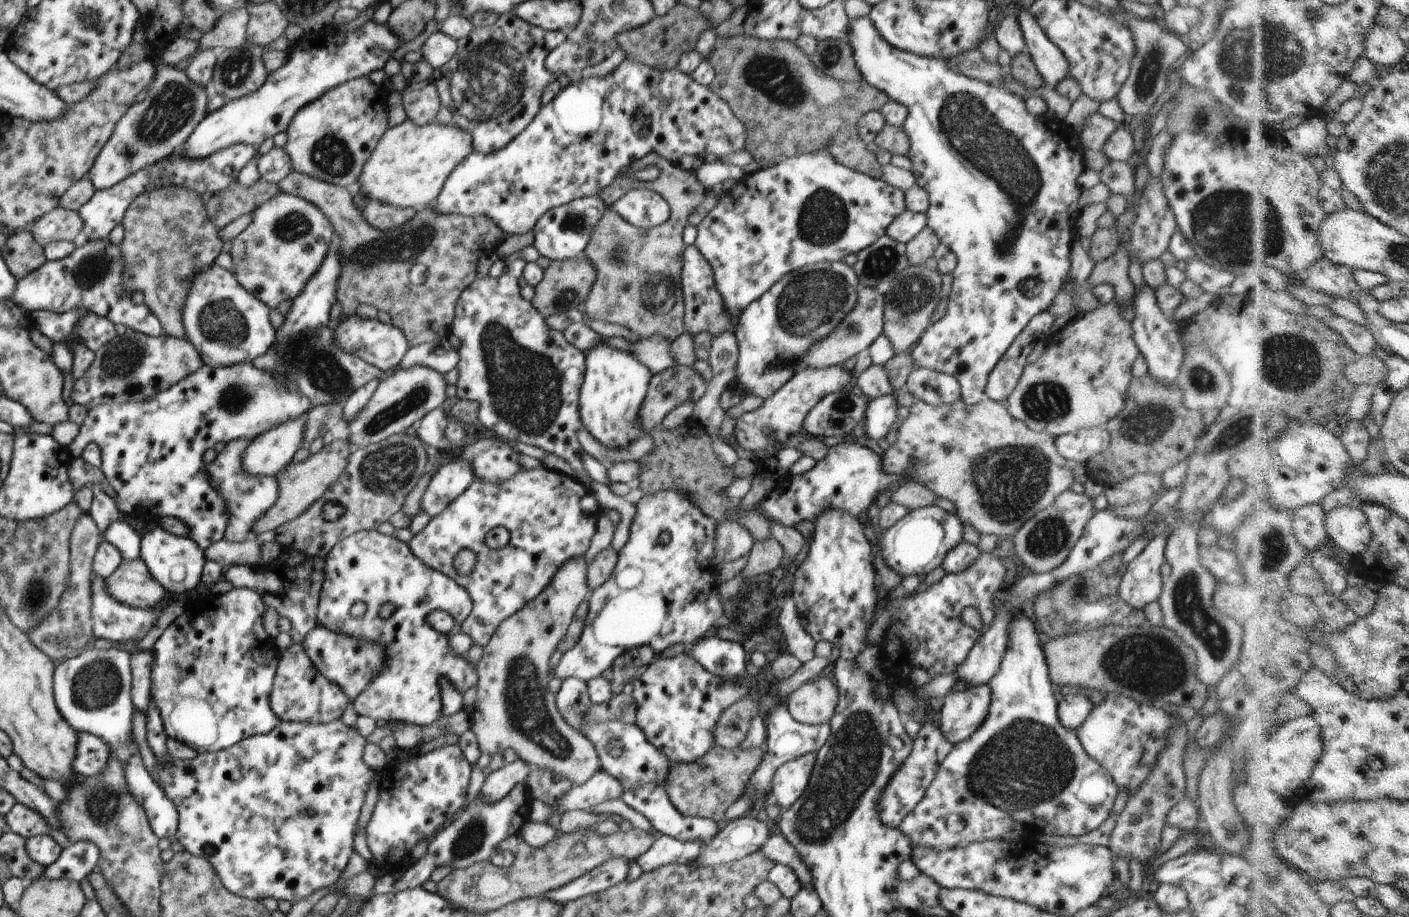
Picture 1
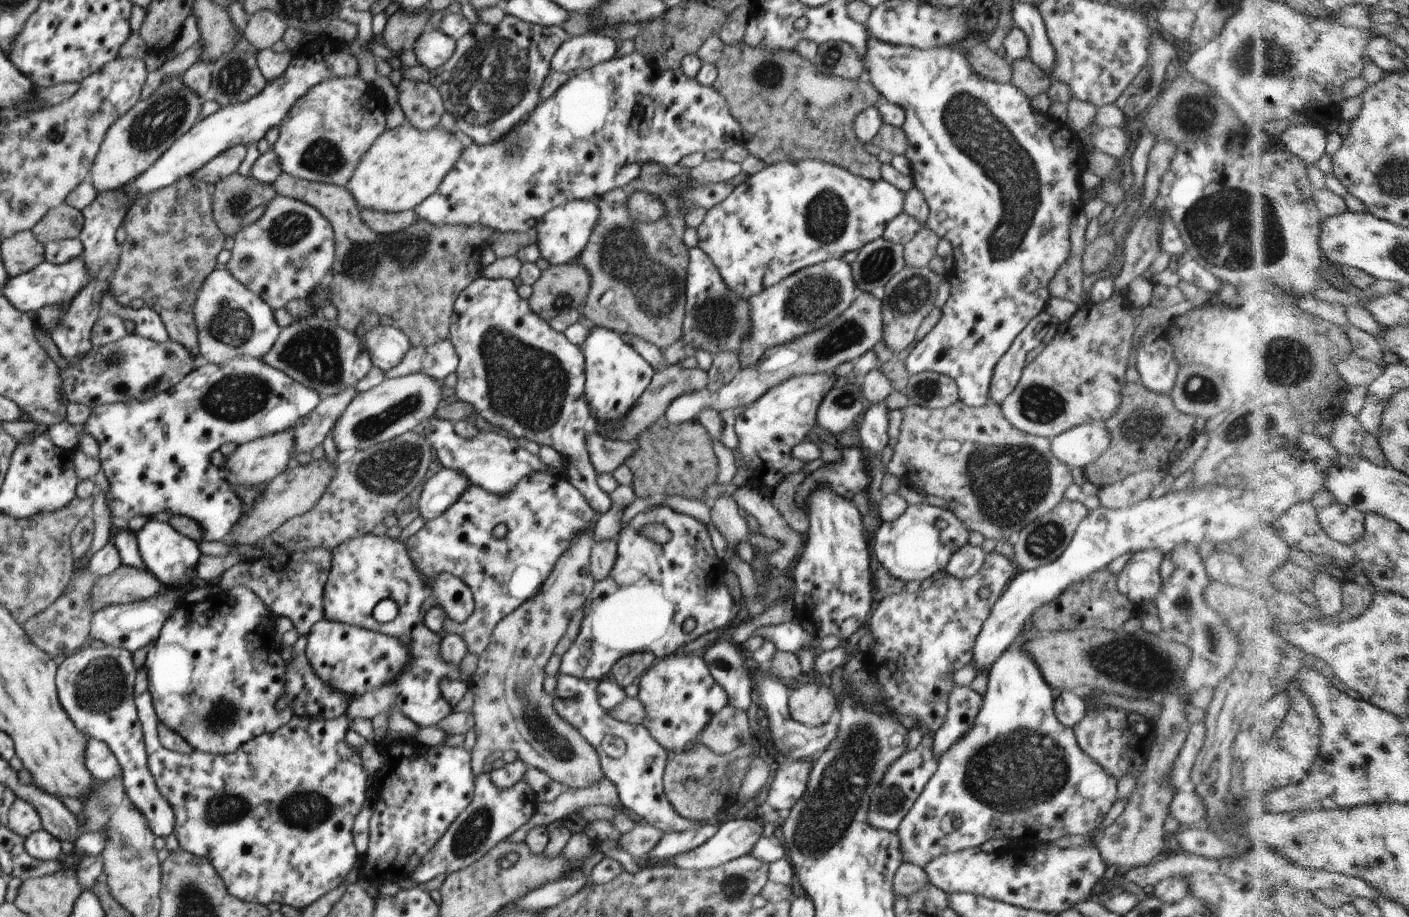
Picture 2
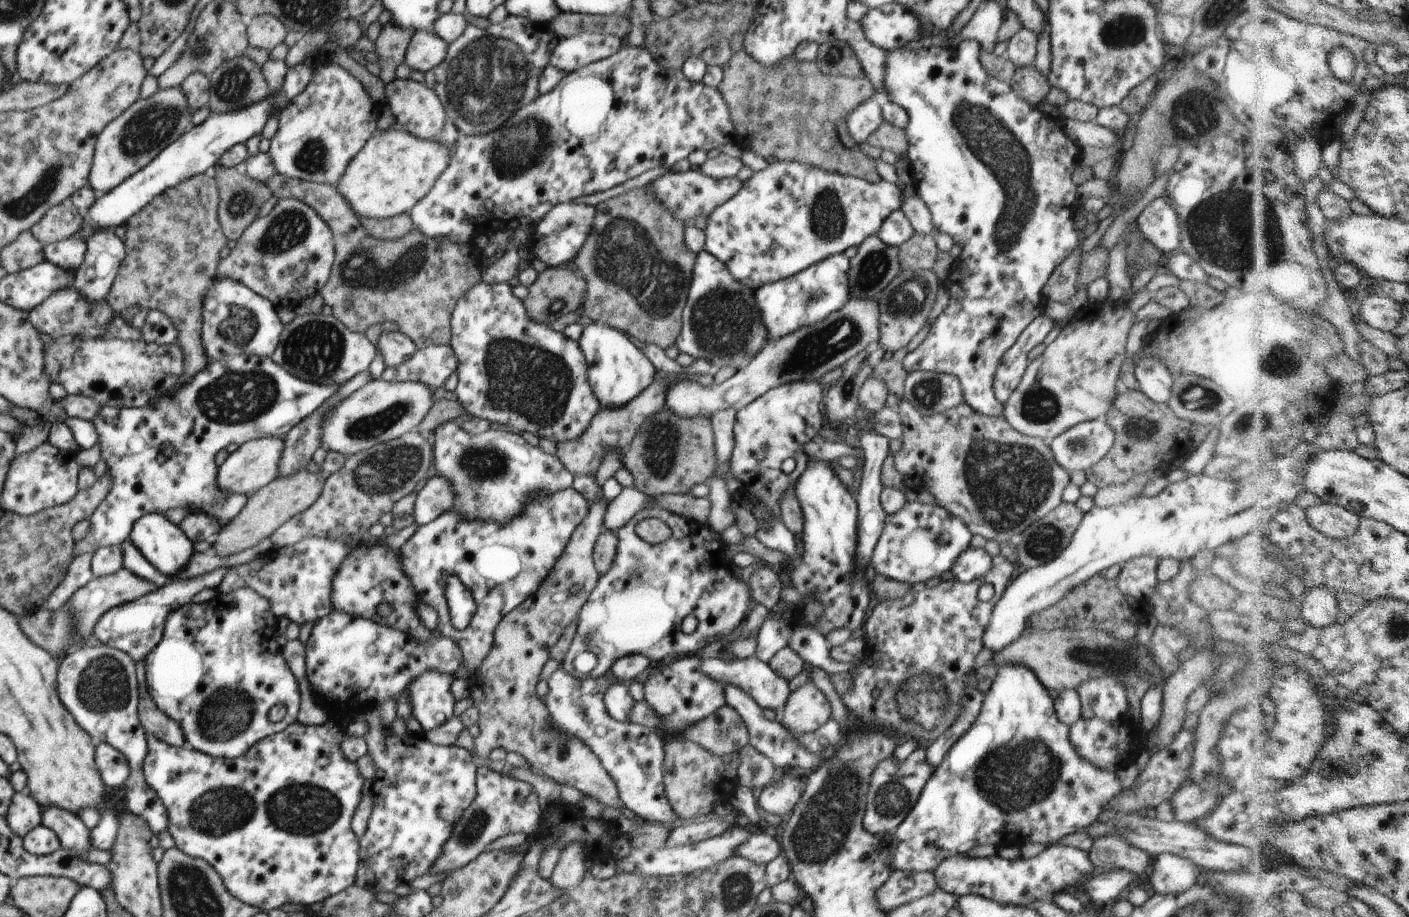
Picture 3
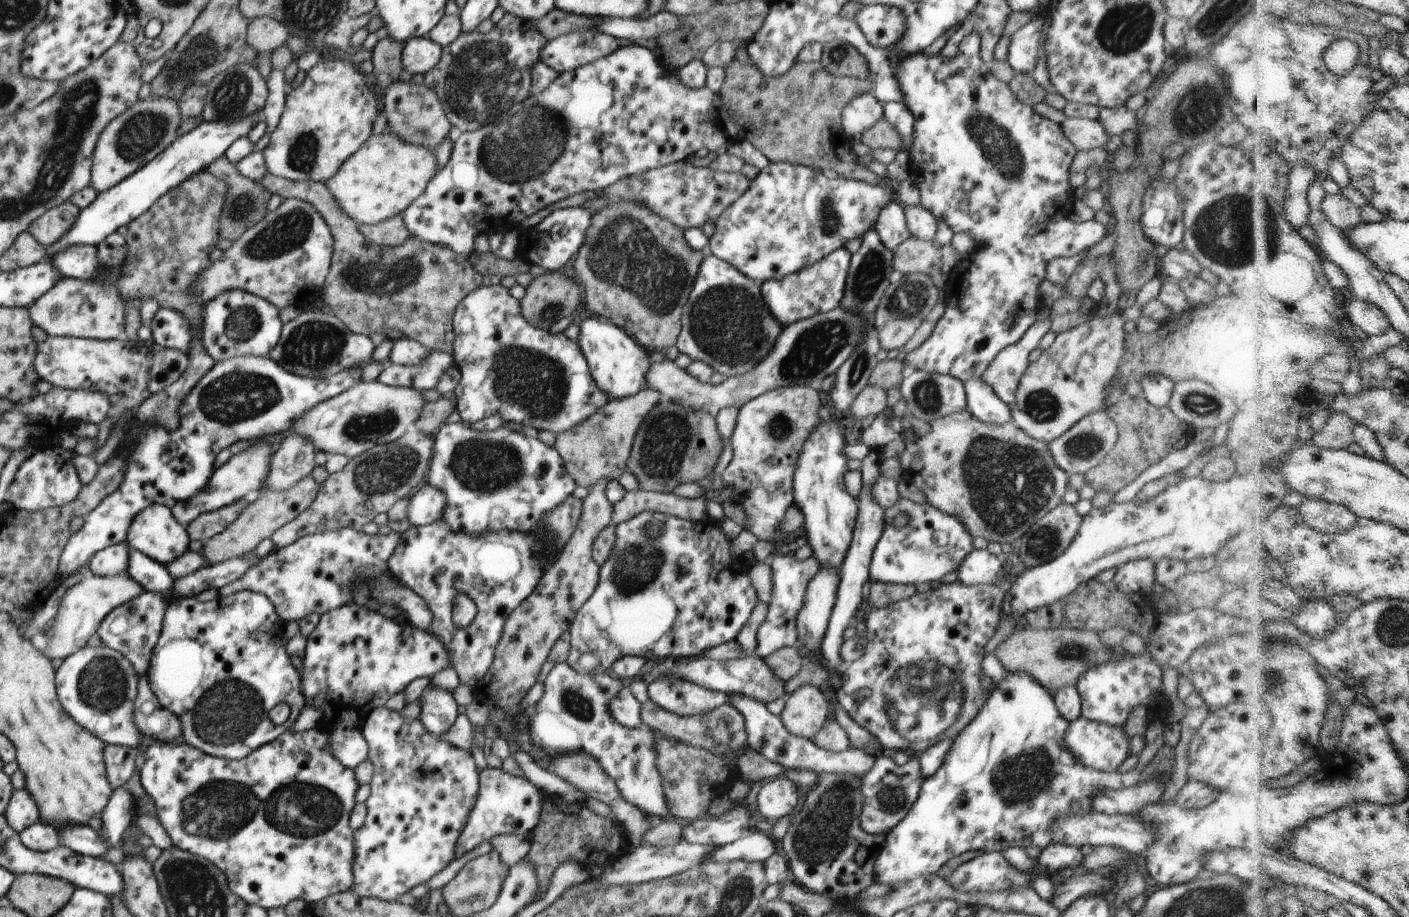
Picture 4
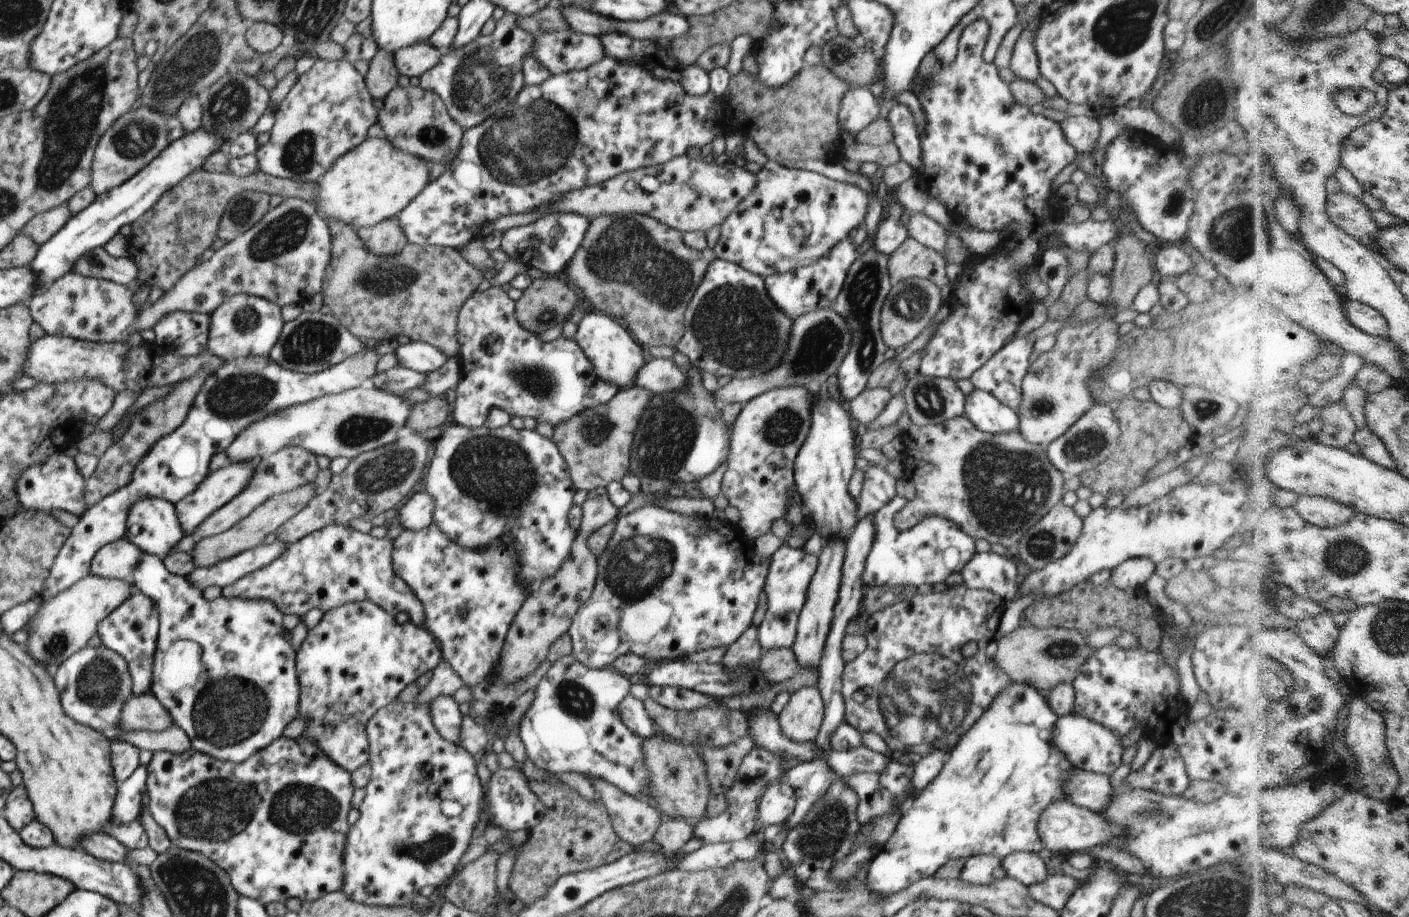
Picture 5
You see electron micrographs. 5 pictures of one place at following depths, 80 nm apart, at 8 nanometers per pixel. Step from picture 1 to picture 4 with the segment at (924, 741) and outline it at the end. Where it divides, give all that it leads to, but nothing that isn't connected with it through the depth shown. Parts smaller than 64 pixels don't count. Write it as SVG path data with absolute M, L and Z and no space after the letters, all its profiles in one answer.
M882 752L876 754L875 765L862 778L864 804L860 817L861 827L867 833L880 835L891 831L912 808L925 776L921 771L918 754L911 754L904 765L898 766L891 753Z

